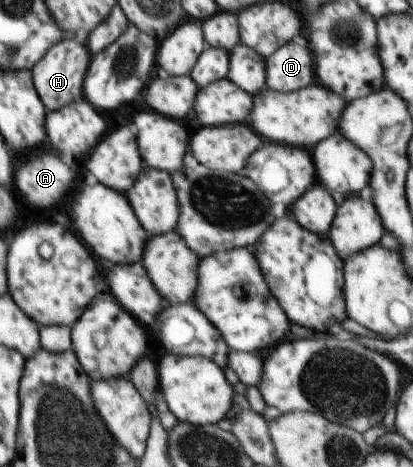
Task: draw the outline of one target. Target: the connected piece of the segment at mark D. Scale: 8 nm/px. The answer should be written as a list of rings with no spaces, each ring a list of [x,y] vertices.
[[[292,39],[266,58],[267,88],[292,92],[317,83],[314,67],[311,48]]]

